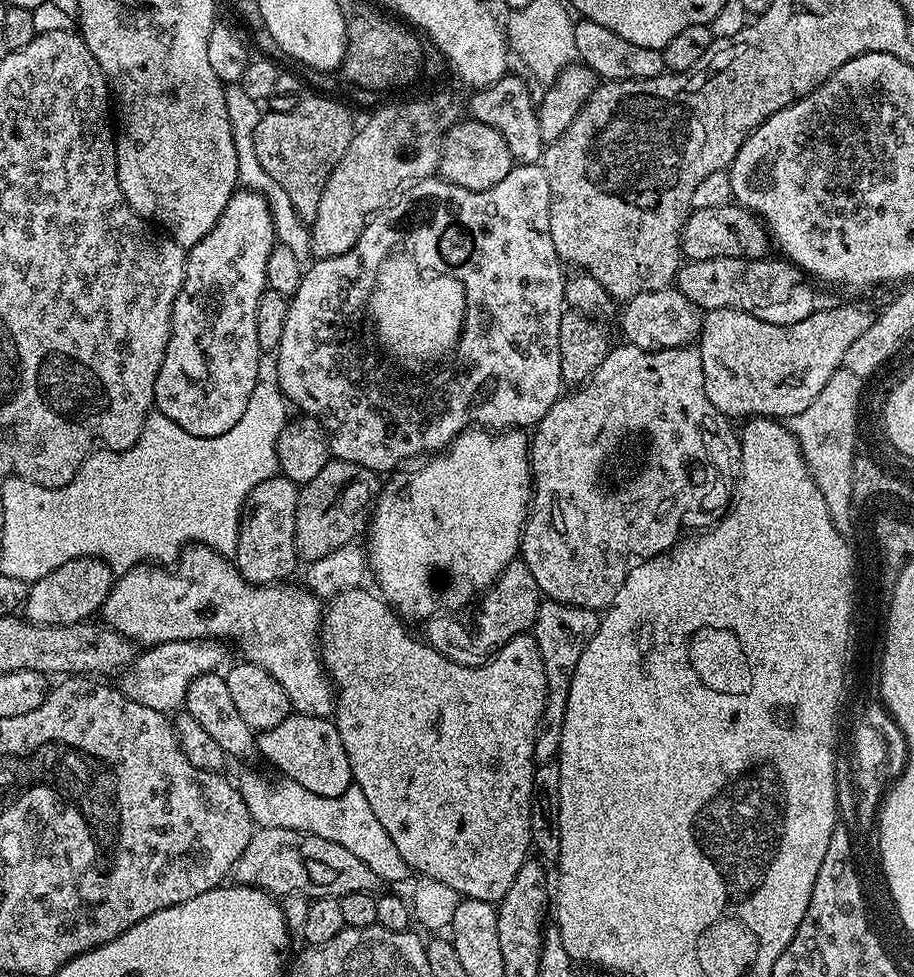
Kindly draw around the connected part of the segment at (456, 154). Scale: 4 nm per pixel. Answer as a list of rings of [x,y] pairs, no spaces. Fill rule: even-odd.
[[[471,118],[461,119],[452,125],[444,145],[440,151],[439,175],[450,184],[457,184],[466,190],[481,192],[490,190],[490,186],[498,186],[506,174],[514,167],[510,154],[510,146],[506,146],[506,138],[494,130],[494,126],[486,126]]]

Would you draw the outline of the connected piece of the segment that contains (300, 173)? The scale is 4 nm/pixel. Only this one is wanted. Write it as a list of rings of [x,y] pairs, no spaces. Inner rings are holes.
[[[308,94],[294,110],[265,111],[253,134],[254,151],[262,168],[286,190],[304,222],[310,222],[318,214],[322,190],[326,190],[334,166],[338,166],[352,141],[352,116],[346,105],[334,99],[328,94]]]

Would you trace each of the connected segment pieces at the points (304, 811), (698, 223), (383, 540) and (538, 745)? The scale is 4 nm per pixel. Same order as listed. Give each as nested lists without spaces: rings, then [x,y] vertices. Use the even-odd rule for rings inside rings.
[[[244,772],[238,779],[240,797],[246,802],[246,810],[250,810],[253,825],[262,828],[285,828],[298,830],[306,834],[314,834],[318,838],[326,838],[326,842],[338,842],[350,850],[357,858],[362,858],[374,874],[382,882],[388,880],[396,884],[410,876],[408,864],[398,854],[398,846],[390,842],[390,834],[382,827],[382,822],[370,810],[370,802],[366,802],[366,794],[355,786],[347,788],[341,796],[326,798],[322,794],[314,794],[306,790],[306,786],[298,786],[298,782],[287,778],[276,778],[273,784],[263,780],[254,772]]]
[[[729,202],[713,208],[698,208],[689,215],[680,231],[680,250],[688,260],[742,258],[762,260],[769,255],[770,237],[764,221],[748,208]]]
[[[479,426],[469,427],[467,430],[461,431],[459,436],[456,436],[451,444],[448,445],[447,448],[429,455],[427,459],[423,462],[417,463],[415,467],[416,469],[413,472],[404,472],[408,470],[400,470],[395,473],[396,476],[392,481],[385,483],[383,487],[381,487],[379,496],[376,497],[376,503],[372,510],[372,515],[370,517],[370,523],[366,528],[366,537],[368,536],[368,544],[366,543],[366,555],[368,557],[368,567],[370,569],[371,575],[376,575],[376,584],[375,587],[378,589],[379,595],[383,597],[383,599],[387,600],[389,604],[392,605],[393,609],[405,621],[411,622],[411,620],[420,620],[419,622],[427,621],[429,618],[437,615],[447,613],[449,610],[456,610],[452,608],[460,608],[464,603],[467,602],[468,599],[471,598],[472,595],[475,597],[477,594],[483,593],[485,590],[492,587],[492,583],[497,580],[502,574],[502,570],[506,570],[506,566],[510,561],[517,559],[519,550],[520,550],[520,536],[524,532],[524,523],[528,520],[528,509],[532,502],[532,494],[534,491],[534,485],[532,483],[532,462],[530,459],[530,440],[527,435],[523,431],[520,430],[500,430],[493,434],[491,431],[485,430]]]
[[[545,599],[540,605],[530,632],[536,637],[538,650],[542,650],[548,701],[544,703],[544,718],[540,721],[540,731],[534,742],[534,761],[537,765],[551,764],[560,755],[560,731],[564,725],[570,682],[574,678],[574,670],[578,670],[578,661],[582,659],[586,646],[590,646],[590,638],[594,638],[599,625],[600,616],[591,608],[579,608],[549,599]]]

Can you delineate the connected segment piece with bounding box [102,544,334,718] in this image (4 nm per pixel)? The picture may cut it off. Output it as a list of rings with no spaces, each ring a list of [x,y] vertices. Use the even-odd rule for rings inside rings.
[[[193,544],[181,551],[180,559],[176,561],[173,568],[161,566],[155,562],[145,562],[134,566],[129,572],[119,573],[115,577],[110,594],[106,598],[102,609],[102,620],[107,627],[112,628],[118,634],[122,634],[128,640],[131,640],[136,646],[151,646],[153,644],[161,644],[162,642],[174,642],[175,640],[219,640],[227,642],[229,645],[237,644],[245,661],[249,664],[257,664],[262,666],[262,670],[266,670],[270,674],[270,678],[275,678],[286,690],[286,694],[290,698],[293,709],[301,716],[323,716],[331,717],[334,712],[334,685],[325,669],[324,661],[320,659],[320,630],[322,627],[322,600],[309,592],[307,587],[300,586],[295,588],[292,582],[281,582],[279,584],[251,584],[242,576],[240,571],[236,569],[235,563],[229,557],[222,556],[208,548],[204,544]]]

